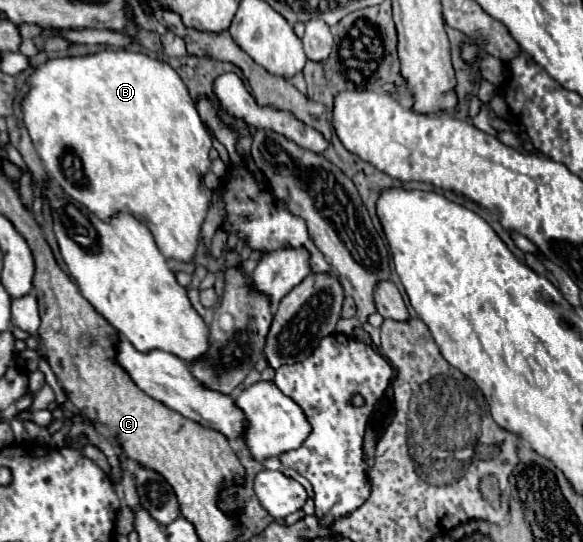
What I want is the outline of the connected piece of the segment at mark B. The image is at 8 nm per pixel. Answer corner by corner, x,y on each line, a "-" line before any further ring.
118,49
118,51
98,51
98,53
82,55
82,57
48,59
46,63
38,65
32,71
32,75
26,79
26,83
28,83
28,93
22,101
24,125
26,125
26,129
34,141
34,147
36,147
36,151
48,171
48,177
52,181
56,181
72,199
80,201
84,207
88,207
88,211
92,211
96,217
100,217
104,221
108,221
116,211
124,211
124,213
134,215
138,221
142,221
152,231
156,245
166,259
190,261
196,251
196,245
200,241
200,225
202,225
206,211
210,207
210,201
212,201
212,191
208,191
202,185
202,177
210,169
208,153
212,149
212,139
210,139
208,131
204,129
204,125
198,117
198,111
194,107
194,101
192,101
186,85
182,83
180,75
168,63
160,63
156,59
150,59
144,53

